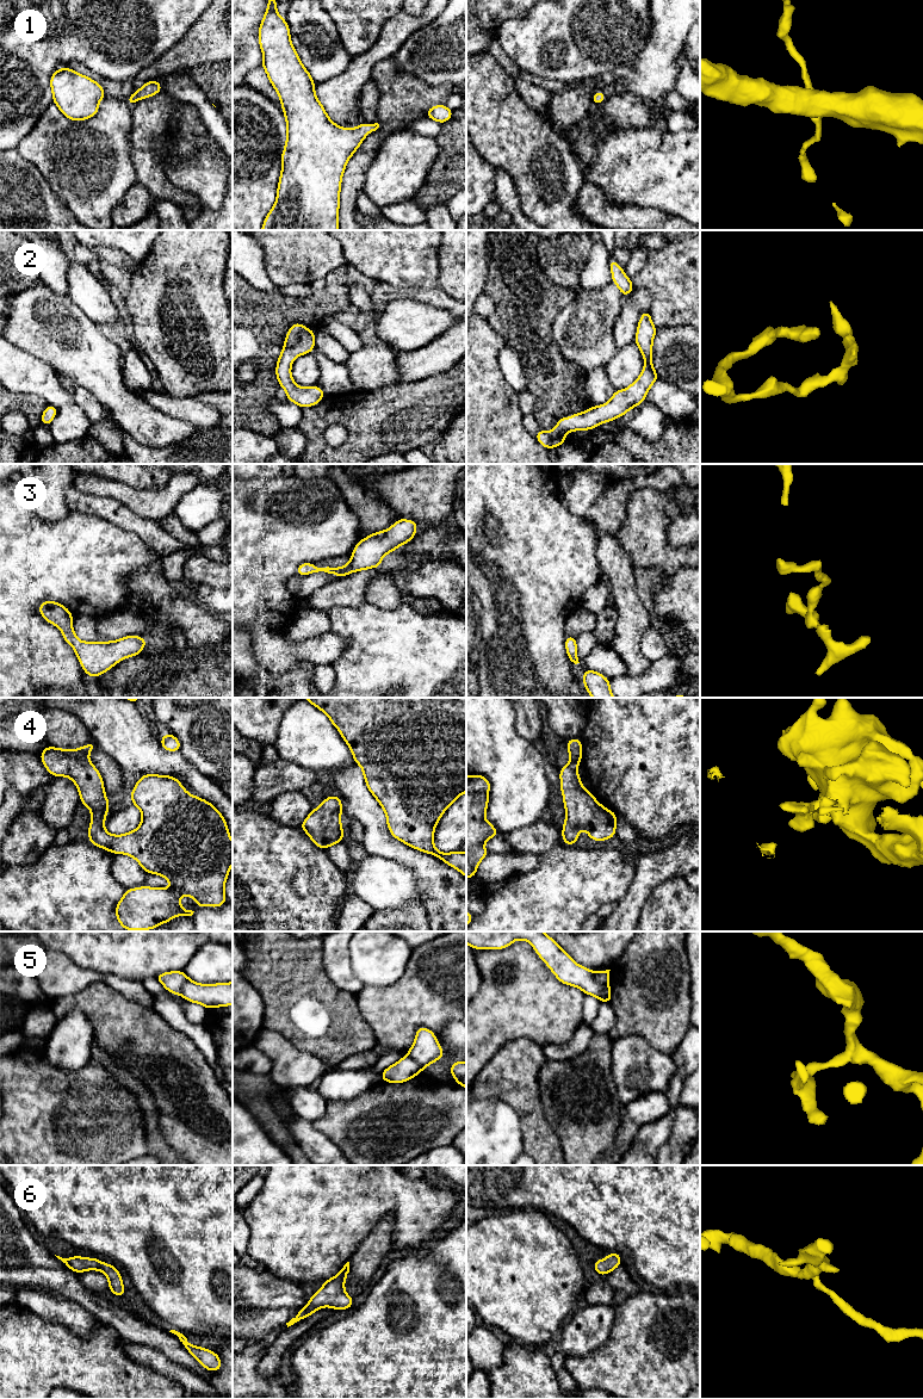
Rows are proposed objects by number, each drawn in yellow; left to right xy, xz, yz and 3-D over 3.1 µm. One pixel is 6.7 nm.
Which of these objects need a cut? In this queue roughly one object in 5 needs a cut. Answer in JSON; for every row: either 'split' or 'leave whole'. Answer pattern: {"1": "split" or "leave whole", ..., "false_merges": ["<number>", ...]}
{"1": "leave whole", "2": "leave whole", "3": "leave whole", "4": "leave whole", "5": "split", "6": "leave whole", "false_merges": ["5"]}

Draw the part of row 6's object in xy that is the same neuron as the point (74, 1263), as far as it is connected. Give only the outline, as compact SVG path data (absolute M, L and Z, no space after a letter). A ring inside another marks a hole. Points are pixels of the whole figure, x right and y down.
M60 1256L56 1257L61 1259L69 1269L78 1274L87 1270L99 1270L104 1273L109 1279L109 1289L114 1295L123 1299L125 1288L122 1281L122 1275L116 1267L104 1263L97 1259L95 1257L92 1258L85 1258L82 1256L74 1256L70 1258L62 1258Z

